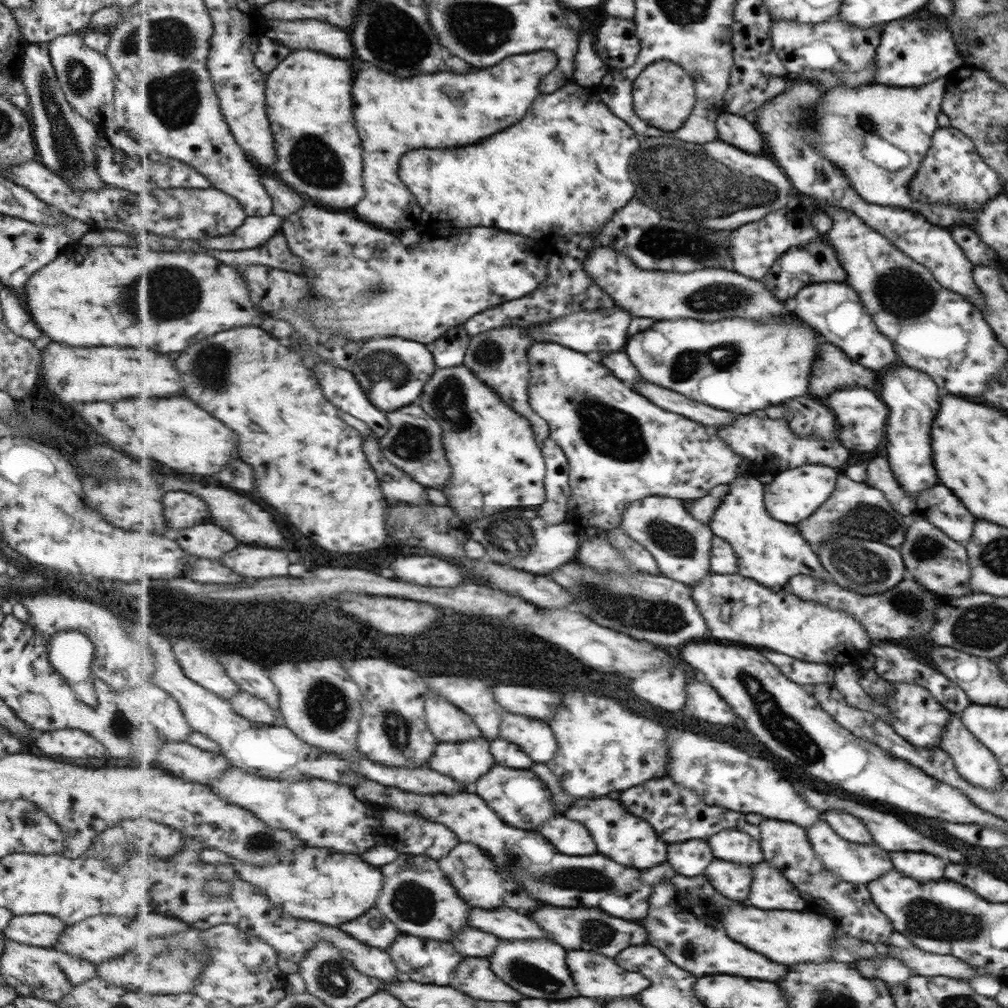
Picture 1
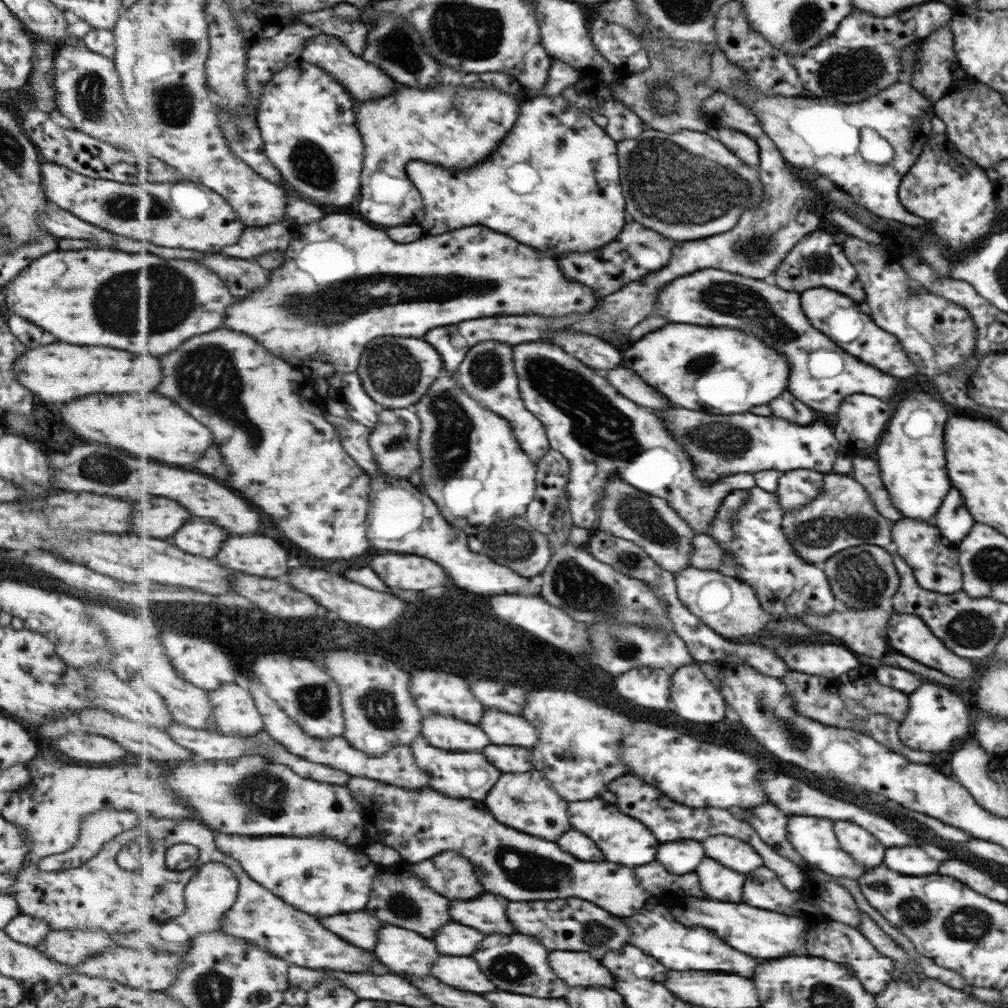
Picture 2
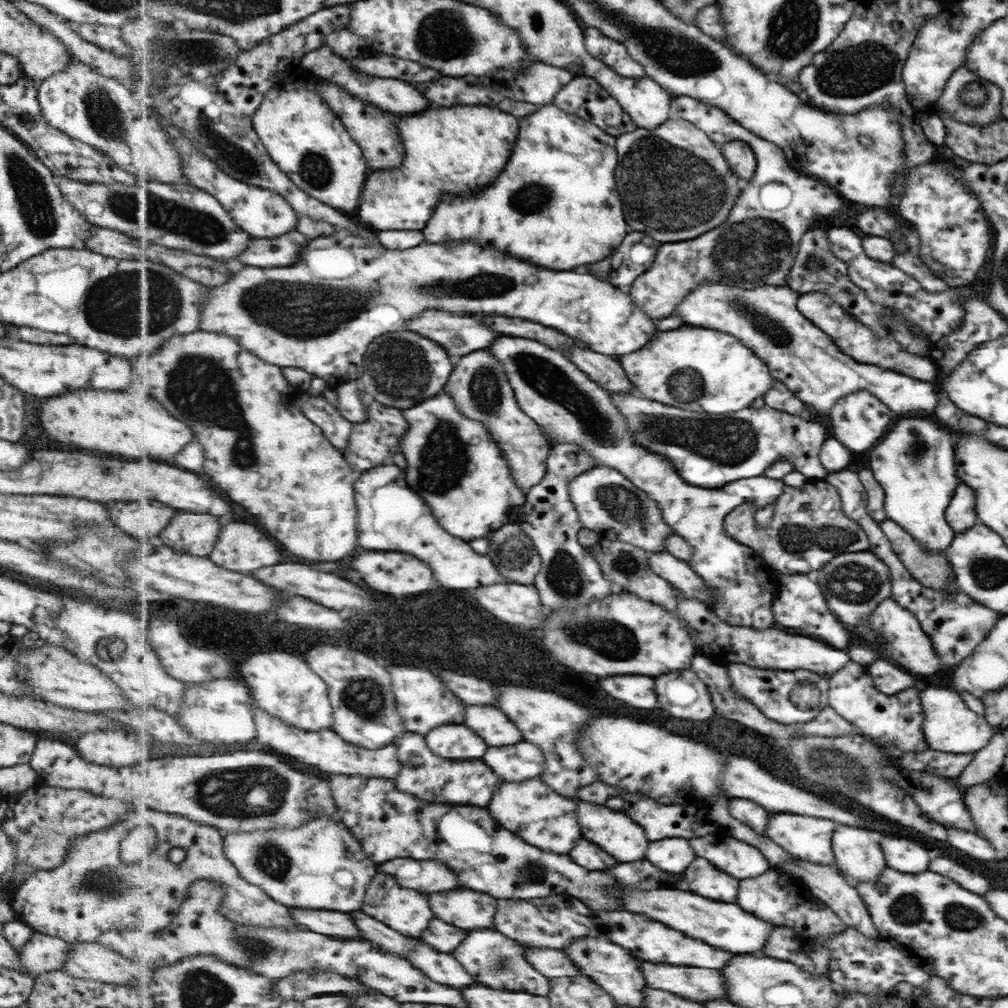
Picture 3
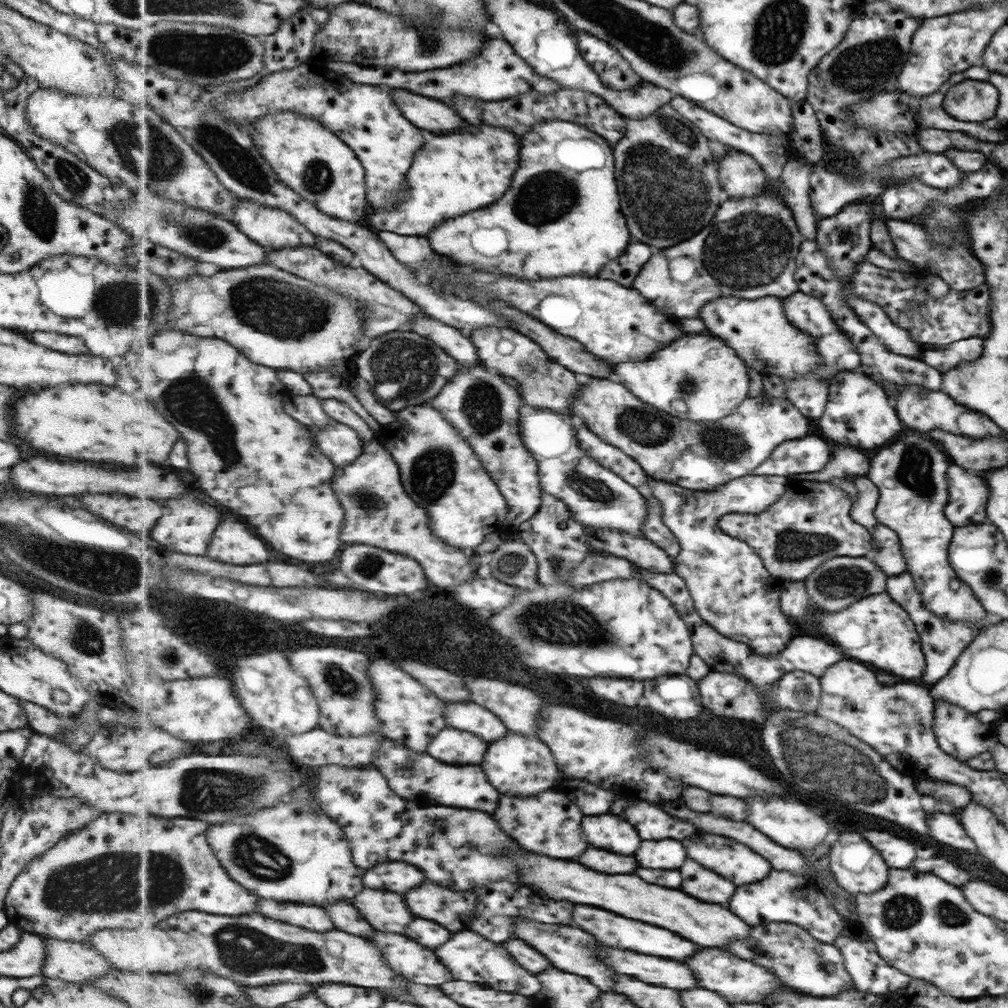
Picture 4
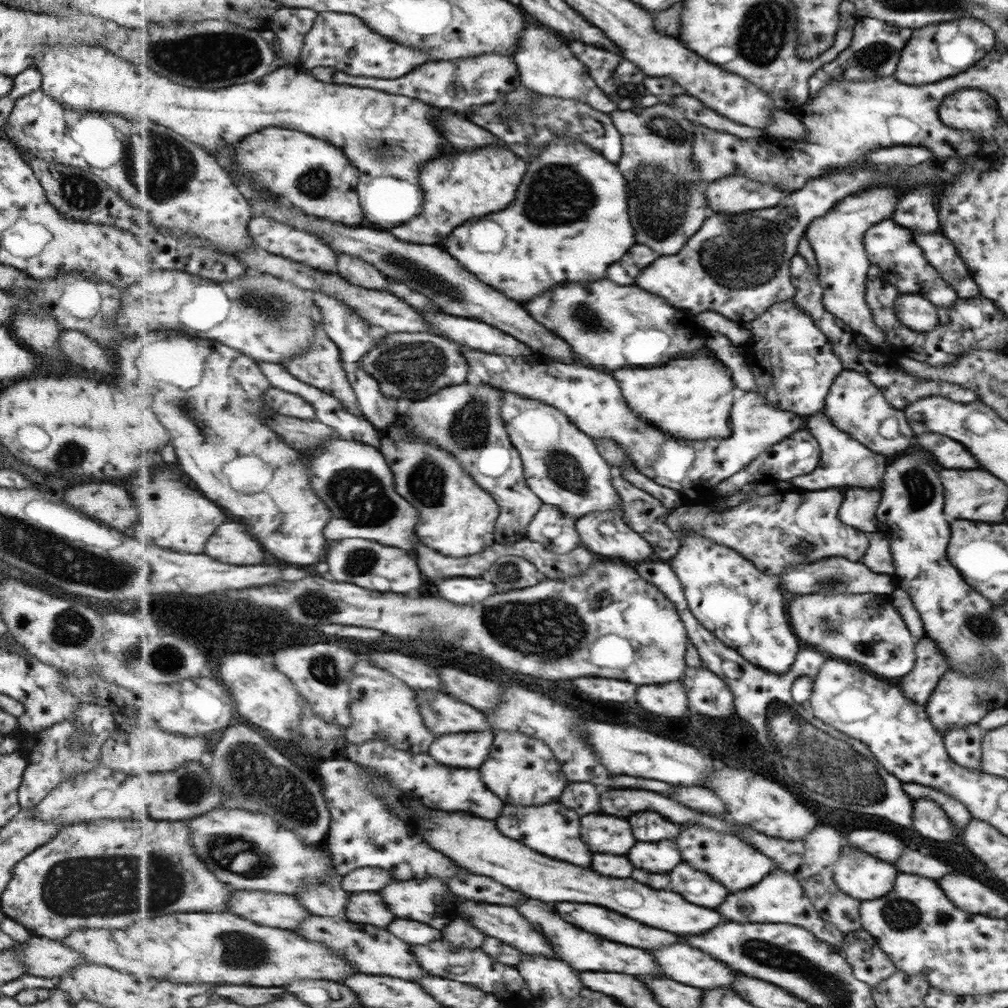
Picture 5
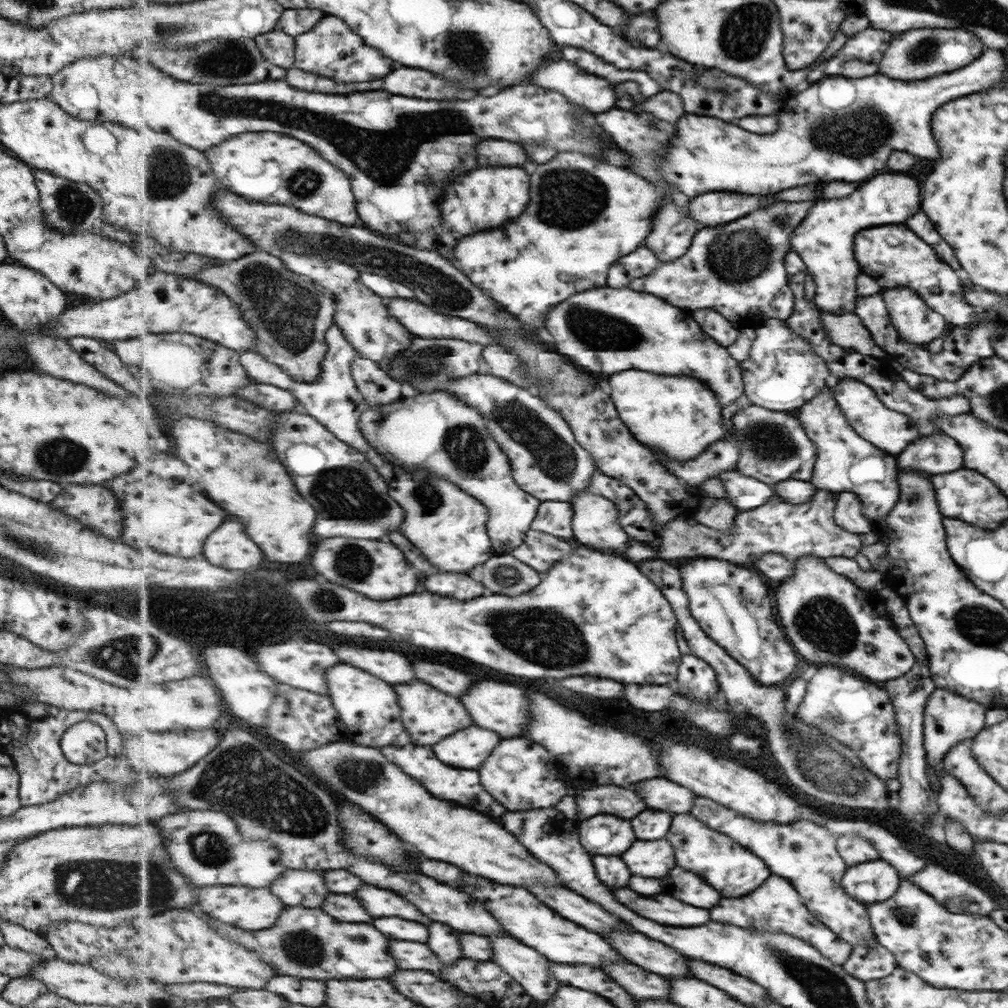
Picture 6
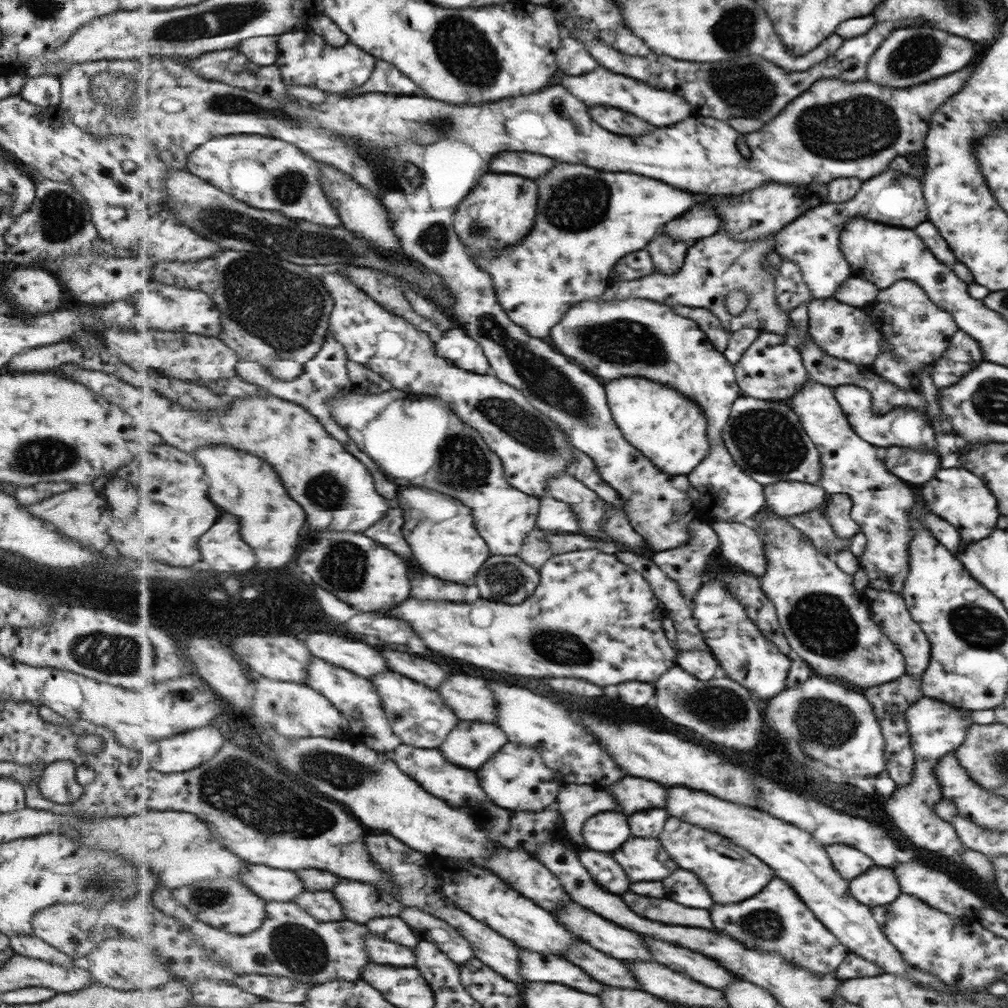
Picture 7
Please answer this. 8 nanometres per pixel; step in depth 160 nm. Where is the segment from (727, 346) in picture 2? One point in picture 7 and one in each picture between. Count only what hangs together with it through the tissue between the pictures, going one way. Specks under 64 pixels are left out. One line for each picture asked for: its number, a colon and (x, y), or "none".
3: (699, 370)
4: (702, 378)
5: (692, 398)
6: (681, 416)
7: (664, 424)

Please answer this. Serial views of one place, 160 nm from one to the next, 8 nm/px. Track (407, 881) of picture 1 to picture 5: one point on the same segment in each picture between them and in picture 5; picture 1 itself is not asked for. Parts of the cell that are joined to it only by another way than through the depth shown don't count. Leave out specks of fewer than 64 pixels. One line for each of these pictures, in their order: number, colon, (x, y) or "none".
2: (402, 898)
3: (403, 909)
4: (386, 911)
5: (366, 908)

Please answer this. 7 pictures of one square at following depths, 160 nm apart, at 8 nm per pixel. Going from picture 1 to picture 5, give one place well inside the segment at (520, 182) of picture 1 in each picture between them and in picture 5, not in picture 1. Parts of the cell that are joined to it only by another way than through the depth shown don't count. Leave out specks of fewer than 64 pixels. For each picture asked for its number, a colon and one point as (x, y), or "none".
2: (569, 198)
3: (557, 204)
4: (562, 217)
5: (570, 221)

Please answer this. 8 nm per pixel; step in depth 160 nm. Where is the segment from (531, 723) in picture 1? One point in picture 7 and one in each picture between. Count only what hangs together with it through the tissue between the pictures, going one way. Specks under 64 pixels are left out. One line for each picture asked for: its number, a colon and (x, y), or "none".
2: (505, 728)
3: (490, 722)
4: (470, 717)
5: (445, 714)
6: (430, 716)
7: (419, 715)

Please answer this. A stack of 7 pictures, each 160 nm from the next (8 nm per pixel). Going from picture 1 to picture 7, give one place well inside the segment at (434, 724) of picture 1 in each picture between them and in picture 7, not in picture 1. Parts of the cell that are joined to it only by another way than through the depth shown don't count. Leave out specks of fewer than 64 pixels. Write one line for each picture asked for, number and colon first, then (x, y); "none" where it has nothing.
2: (447, 732)
3: (458, 741)
4: (454, 746)
5: (463, 749)
6: (469, 747)
7: (471, 744)

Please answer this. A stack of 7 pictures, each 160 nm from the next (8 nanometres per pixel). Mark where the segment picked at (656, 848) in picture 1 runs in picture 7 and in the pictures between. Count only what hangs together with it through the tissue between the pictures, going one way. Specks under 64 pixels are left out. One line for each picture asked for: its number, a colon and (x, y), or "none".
2: (625, 840)
3: (615, 832)
4: (613, 833)
5: (604, 833)
6: (604, 834)
7: (607, 831)

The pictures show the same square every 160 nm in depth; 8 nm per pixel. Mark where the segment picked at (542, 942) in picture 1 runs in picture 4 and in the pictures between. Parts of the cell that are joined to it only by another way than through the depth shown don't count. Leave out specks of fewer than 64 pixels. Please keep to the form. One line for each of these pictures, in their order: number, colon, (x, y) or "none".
2: (519, 963)
3: (497, 960)
4: (469, 956)

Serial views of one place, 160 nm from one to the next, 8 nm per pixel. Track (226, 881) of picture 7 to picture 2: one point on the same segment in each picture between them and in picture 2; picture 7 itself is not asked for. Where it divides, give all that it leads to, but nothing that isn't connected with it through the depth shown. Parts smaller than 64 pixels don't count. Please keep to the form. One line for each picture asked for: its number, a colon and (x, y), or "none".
2: (361, 928)
3: (340, 925)
4: (316, 918)
5: (275, 909)
6: (253, 909)

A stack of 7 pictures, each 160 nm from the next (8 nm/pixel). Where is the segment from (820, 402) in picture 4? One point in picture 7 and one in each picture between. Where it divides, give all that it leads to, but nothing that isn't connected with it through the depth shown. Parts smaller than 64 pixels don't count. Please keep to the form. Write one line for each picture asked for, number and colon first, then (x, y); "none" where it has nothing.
5: (798, 363)
6: (783, 373)
7: (771, 369)

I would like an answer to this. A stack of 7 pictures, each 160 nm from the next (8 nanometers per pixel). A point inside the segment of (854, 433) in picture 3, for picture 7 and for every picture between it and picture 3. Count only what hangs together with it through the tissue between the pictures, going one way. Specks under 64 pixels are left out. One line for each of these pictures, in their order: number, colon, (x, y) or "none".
4: (858, 413)
5: (854, 405)
6: (889, 431)
7: (899, 428)

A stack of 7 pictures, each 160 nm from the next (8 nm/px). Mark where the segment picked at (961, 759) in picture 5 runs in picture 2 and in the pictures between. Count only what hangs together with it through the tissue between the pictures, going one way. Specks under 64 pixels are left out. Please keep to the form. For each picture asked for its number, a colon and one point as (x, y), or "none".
2: (936, 719)
3: (948, 725)
4: (959, 733)

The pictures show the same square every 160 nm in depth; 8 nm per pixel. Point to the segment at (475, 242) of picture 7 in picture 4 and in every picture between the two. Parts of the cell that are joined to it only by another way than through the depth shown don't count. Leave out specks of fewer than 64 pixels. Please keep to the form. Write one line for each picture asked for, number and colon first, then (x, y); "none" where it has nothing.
4: (452, 175)
5: (459, 187)
6: (489, 197)

